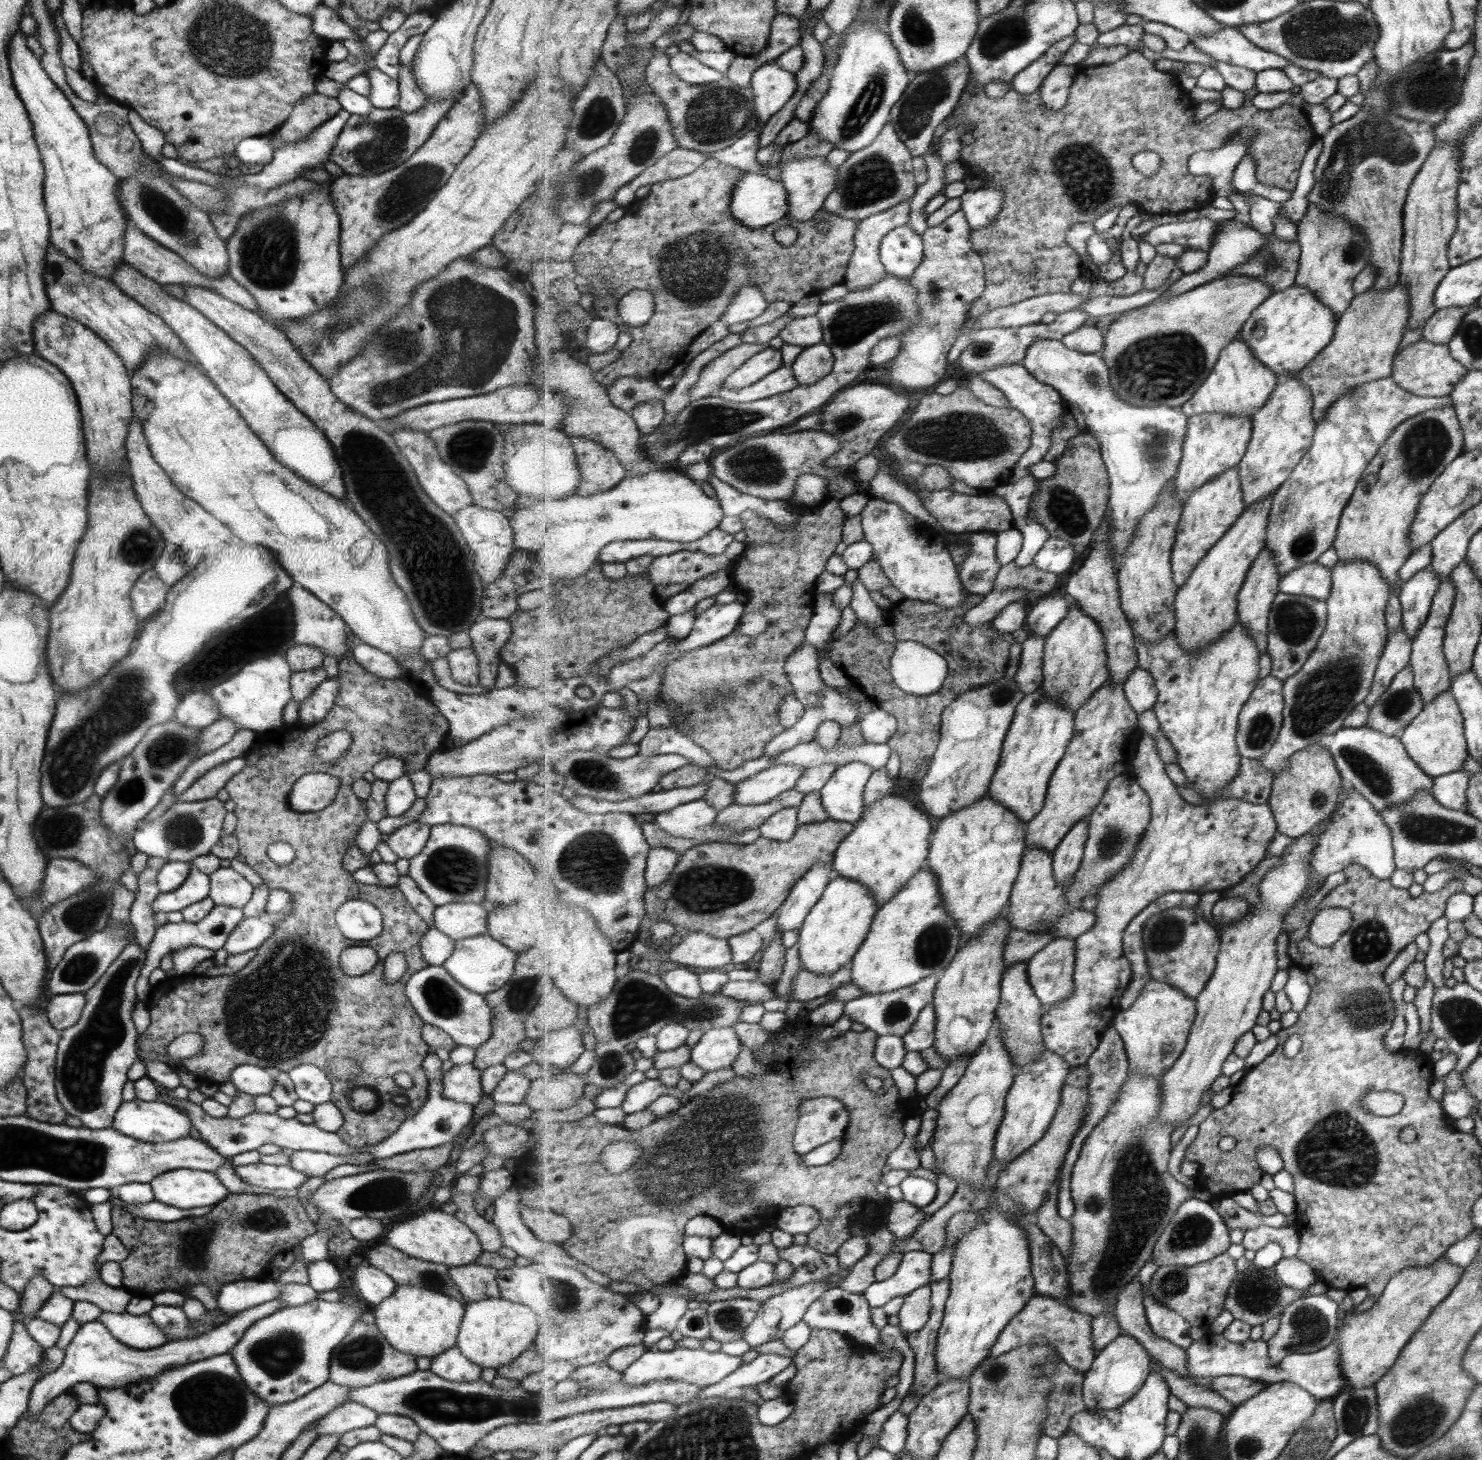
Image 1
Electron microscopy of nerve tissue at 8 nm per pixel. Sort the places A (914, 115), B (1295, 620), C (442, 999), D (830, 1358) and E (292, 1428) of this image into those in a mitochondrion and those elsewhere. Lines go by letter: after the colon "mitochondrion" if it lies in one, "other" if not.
A: mitochondrion
B: mitochondrion
C: mitochondrion
D: other
E: other

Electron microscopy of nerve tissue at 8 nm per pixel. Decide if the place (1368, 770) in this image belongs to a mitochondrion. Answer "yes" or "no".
yes

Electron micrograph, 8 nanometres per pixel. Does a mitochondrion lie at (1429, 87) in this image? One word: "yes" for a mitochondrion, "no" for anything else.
yes

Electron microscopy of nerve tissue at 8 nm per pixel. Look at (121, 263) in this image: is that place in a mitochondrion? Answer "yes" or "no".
no

